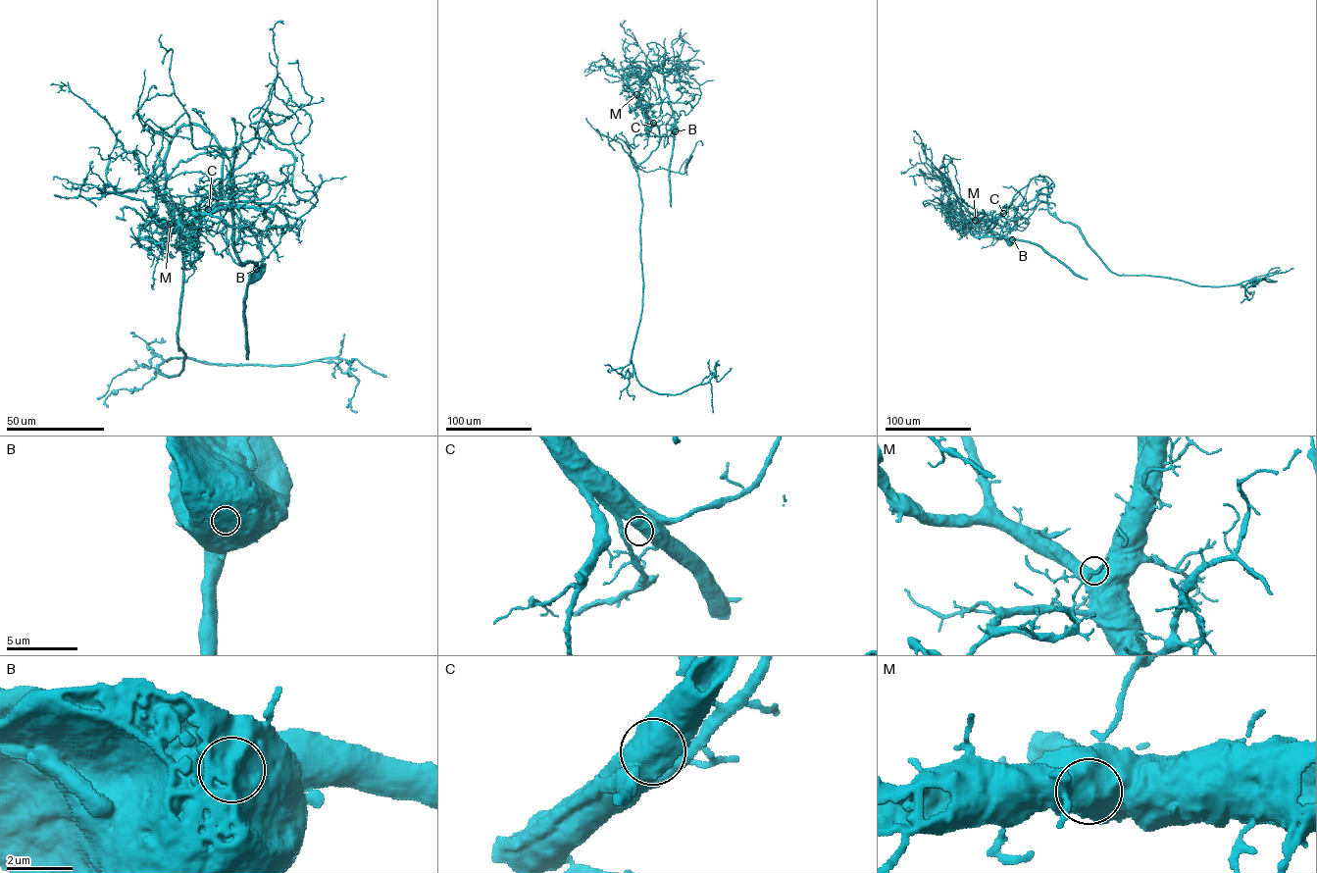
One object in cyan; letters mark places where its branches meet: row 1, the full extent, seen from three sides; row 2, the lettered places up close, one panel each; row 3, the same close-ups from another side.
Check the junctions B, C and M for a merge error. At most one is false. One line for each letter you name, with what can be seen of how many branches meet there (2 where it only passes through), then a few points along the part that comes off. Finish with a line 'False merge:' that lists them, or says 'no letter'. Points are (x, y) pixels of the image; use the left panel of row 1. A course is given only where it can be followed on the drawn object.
B: 1 | (256, 269), (233, 246), (232, 174), (256, 146), (261, 120), (287, 144), (311, 121), (277, 75), (252, 117)
False merge: B

